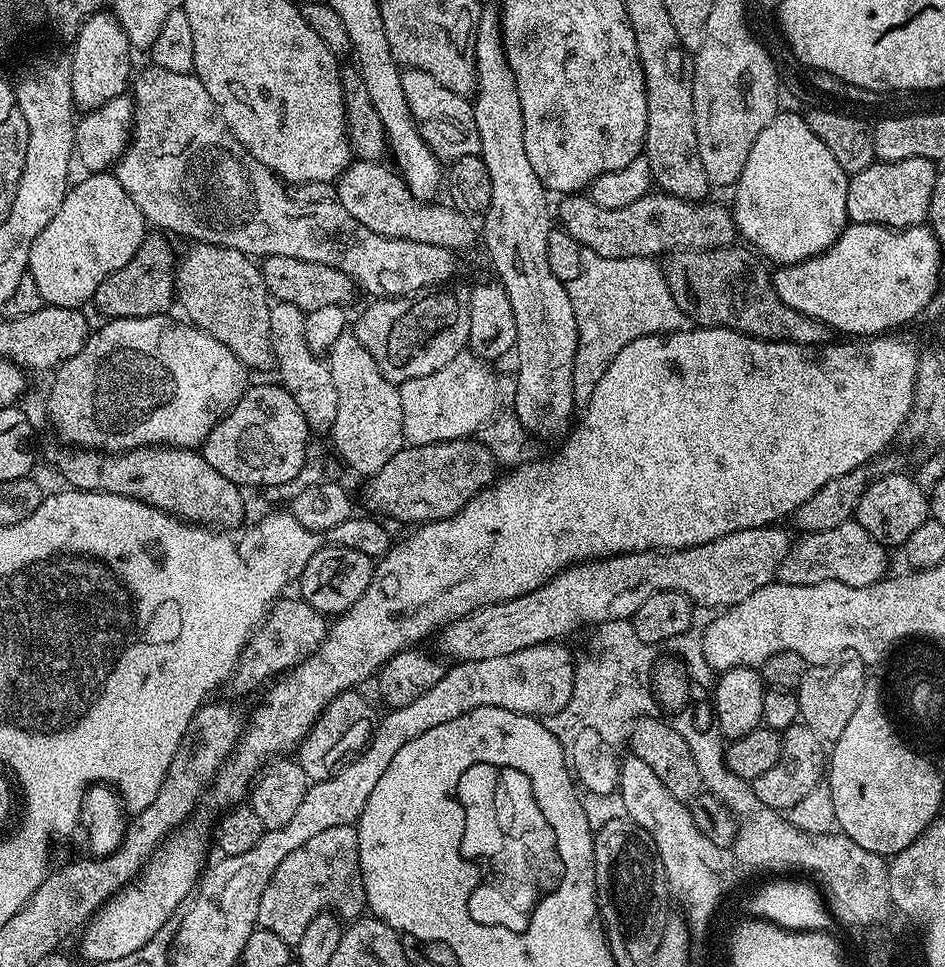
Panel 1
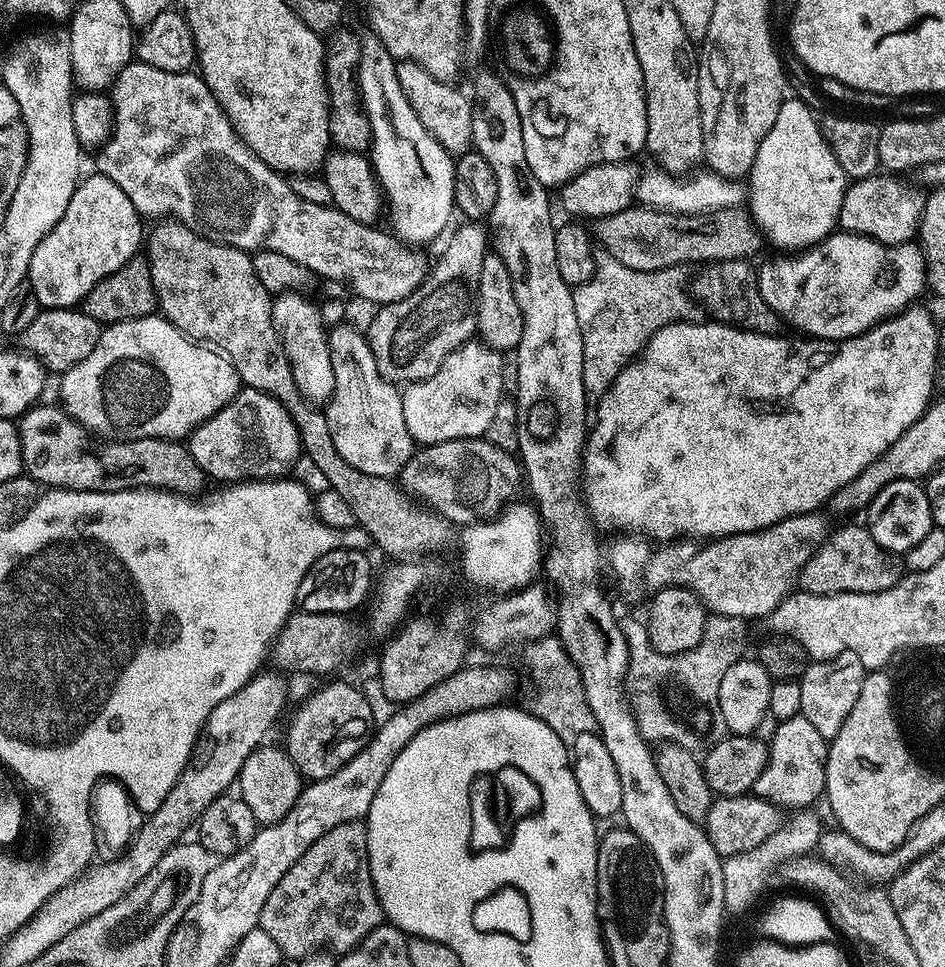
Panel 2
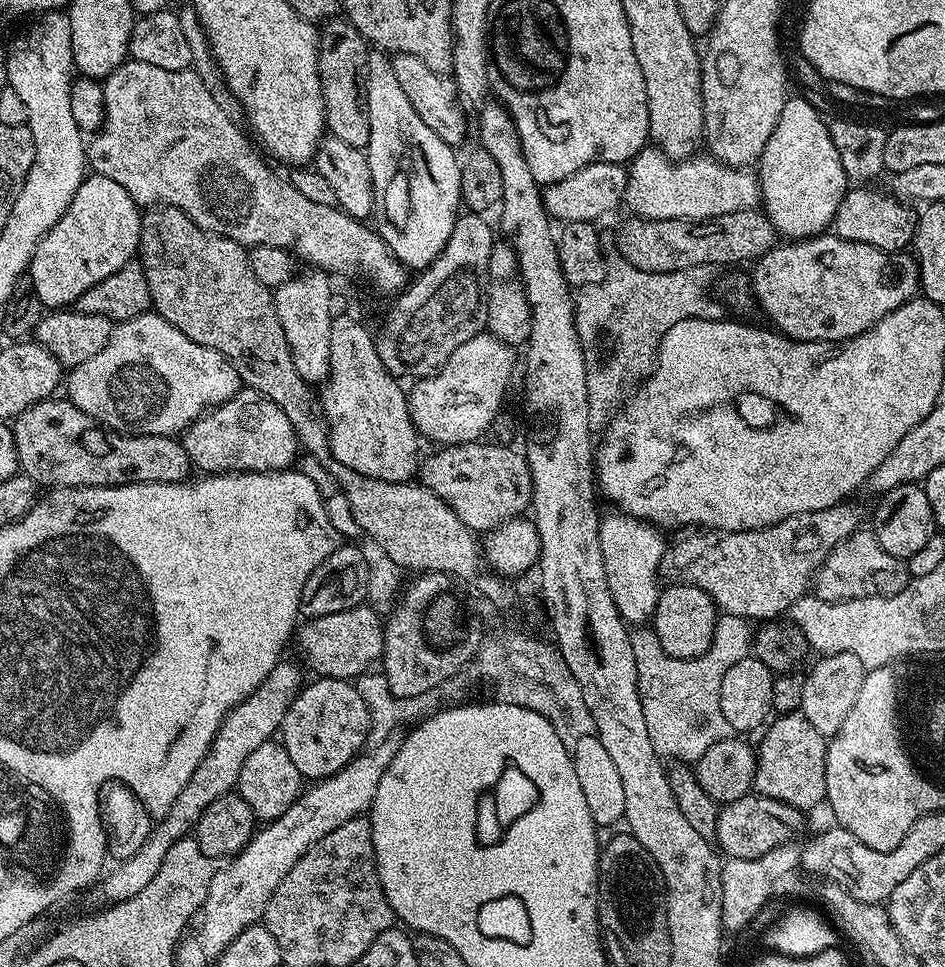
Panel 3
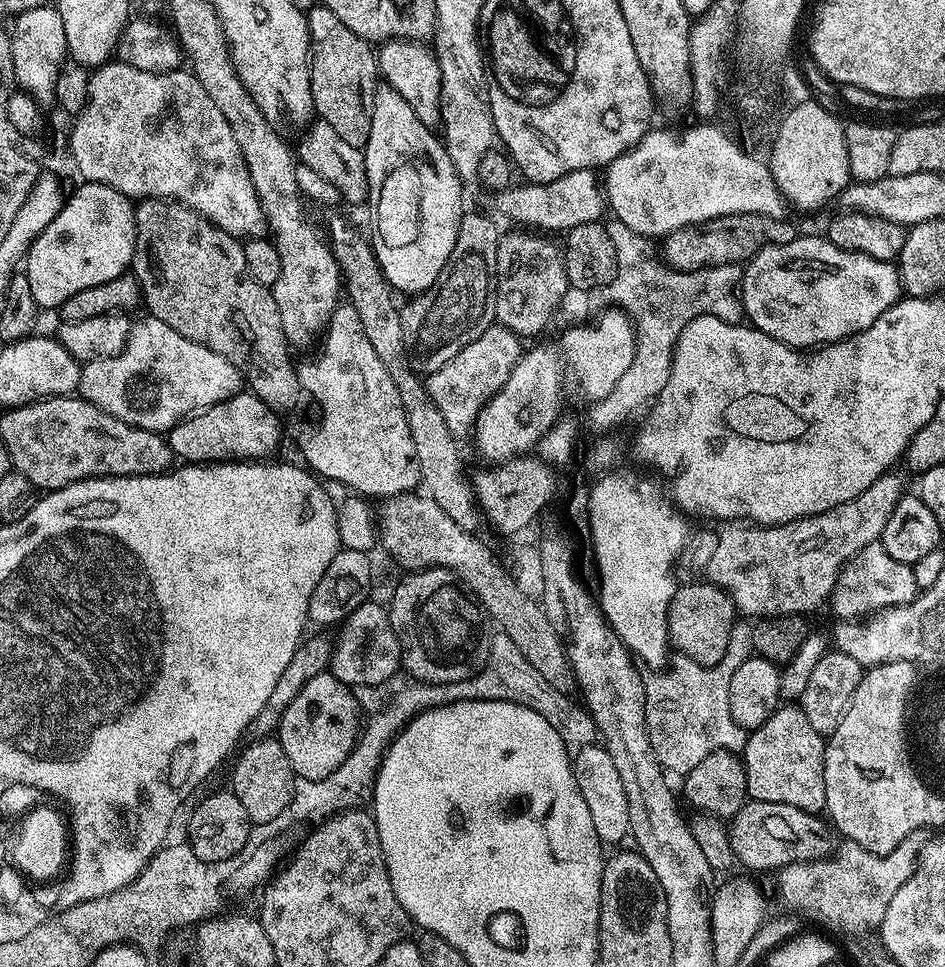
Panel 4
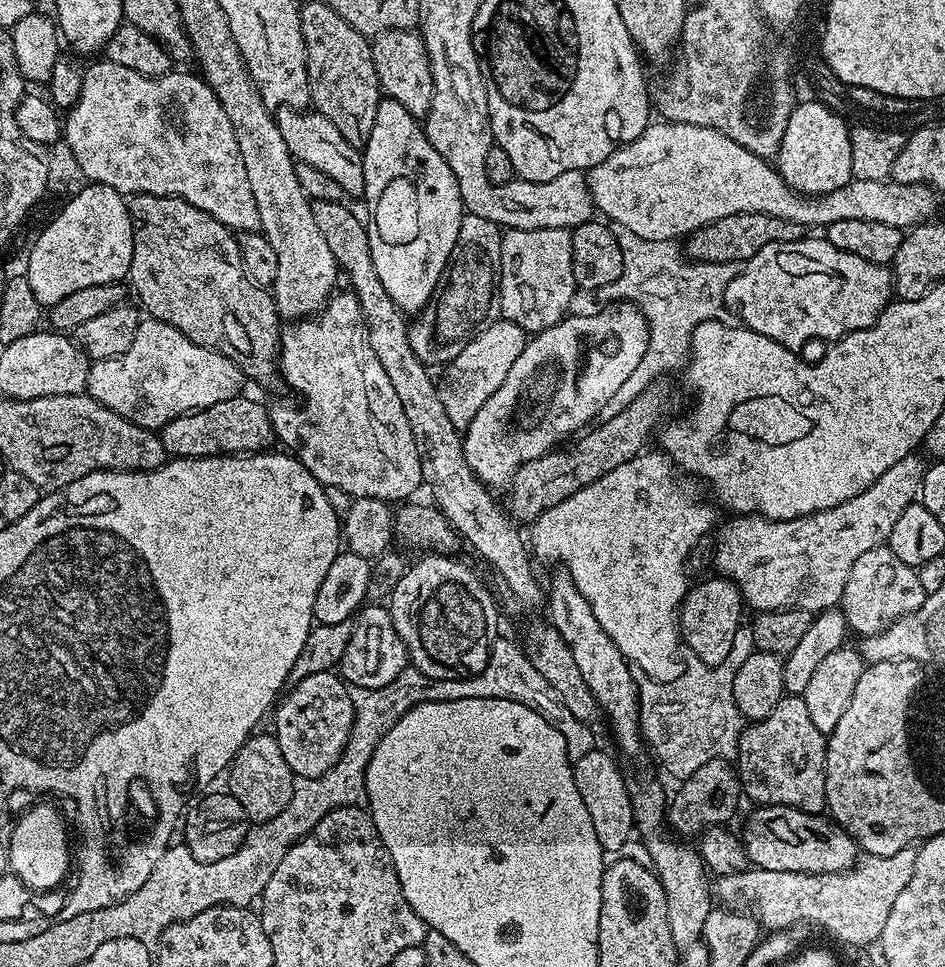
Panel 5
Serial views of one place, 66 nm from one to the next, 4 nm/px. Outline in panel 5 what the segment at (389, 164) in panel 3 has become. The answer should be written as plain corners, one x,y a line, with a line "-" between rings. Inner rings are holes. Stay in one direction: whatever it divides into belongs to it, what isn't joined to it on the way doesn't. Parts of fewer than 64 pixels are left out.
389,98
381,99
380,105
378,106
378,114
374,118
374,130
370,130
368,145
362,149
362,155
364,158
363,199
365,201
368,200
368,212
372,215
372,224
370,220
371,231
368,234
368,241
370,242
370,254
374,258
374,270
378,270
378,278
382,278
382,286
386,286
386,294
390,294
390,298
394,298
396,307
405,314
415,314
428,304
428,299
435,292
436,283
440,280
440,275
444,273
444,267
447,266
448,259
452,257
452,252
456,248
460,223
466,214
464,199
460,196
460,187
456,181
456,176
450,170
446,158
442,158
442,154
429,142
428,134
424,131
421,121
417,117
411,116
406,110
406,106
402,106
396,100

